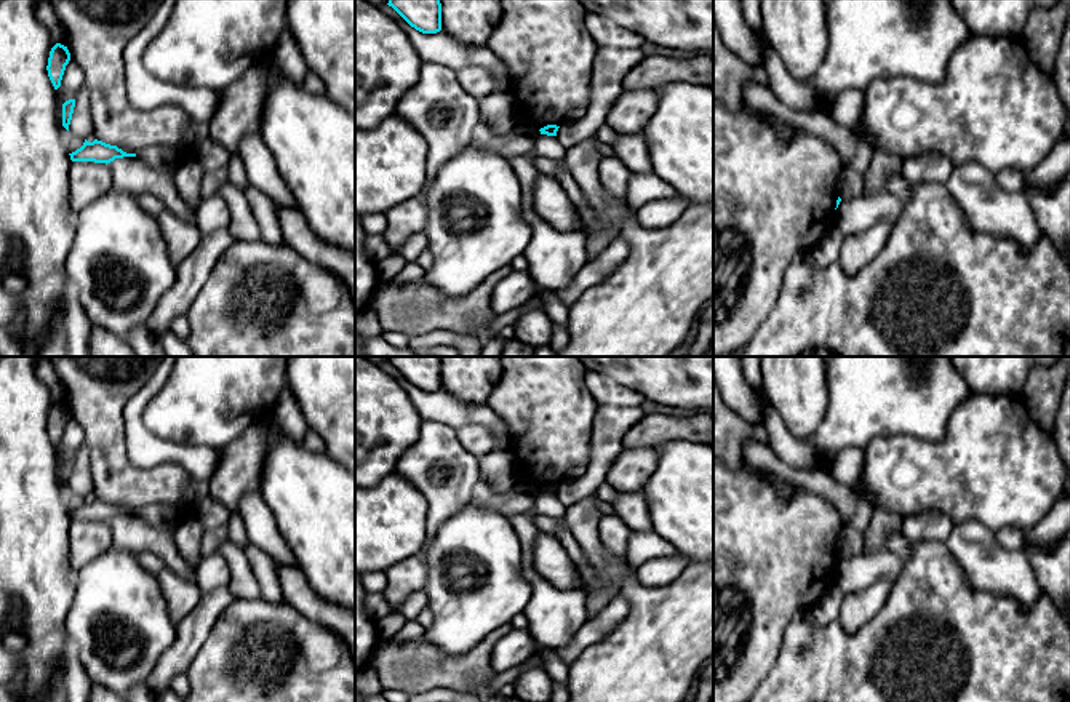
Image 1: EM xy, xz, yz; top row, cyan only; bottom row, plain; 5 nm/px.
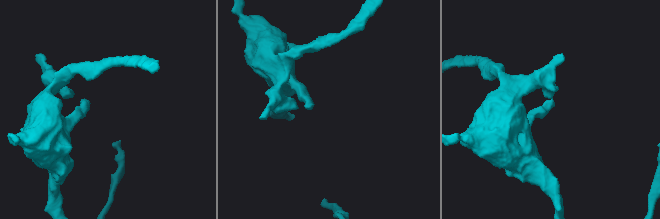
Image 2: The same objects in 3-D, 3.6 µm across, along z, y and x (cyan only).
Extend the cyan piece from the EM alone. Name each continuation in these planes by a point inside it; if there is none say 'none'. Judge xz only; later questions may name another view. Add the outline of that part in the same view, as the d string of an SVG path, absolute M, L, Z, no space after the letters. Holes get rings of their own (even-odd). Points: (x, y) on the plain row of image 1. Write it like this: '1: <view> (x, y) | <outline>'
1: xz (611, 422) | M598 405L590 440L590 459L587 472L574 480L563 481L557 496L565 507L595 496L606 473L622 449L625 432L638 422L645 413L640 406Z

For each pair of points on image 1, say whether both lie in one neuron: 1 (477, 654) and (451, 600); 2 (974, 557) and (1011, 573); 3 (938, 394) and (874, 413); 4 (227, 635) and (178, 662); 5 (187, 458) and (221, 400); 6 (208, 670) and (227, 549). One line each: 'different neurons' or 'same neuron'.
1: different neurons
2: same neuron
3: same neuron
4: different neurons
5: different neurons
6: different neurons

